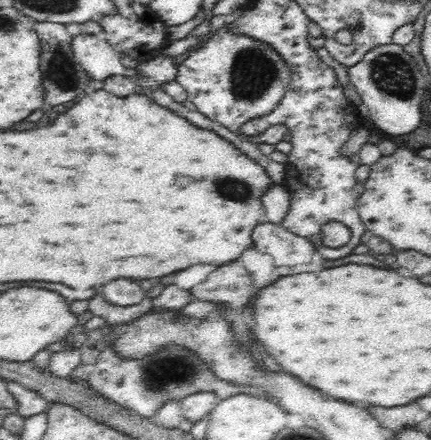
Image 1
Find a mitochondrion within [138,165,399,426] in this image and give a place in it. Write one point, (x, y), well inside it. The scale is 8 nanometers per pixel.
(172, 370)

